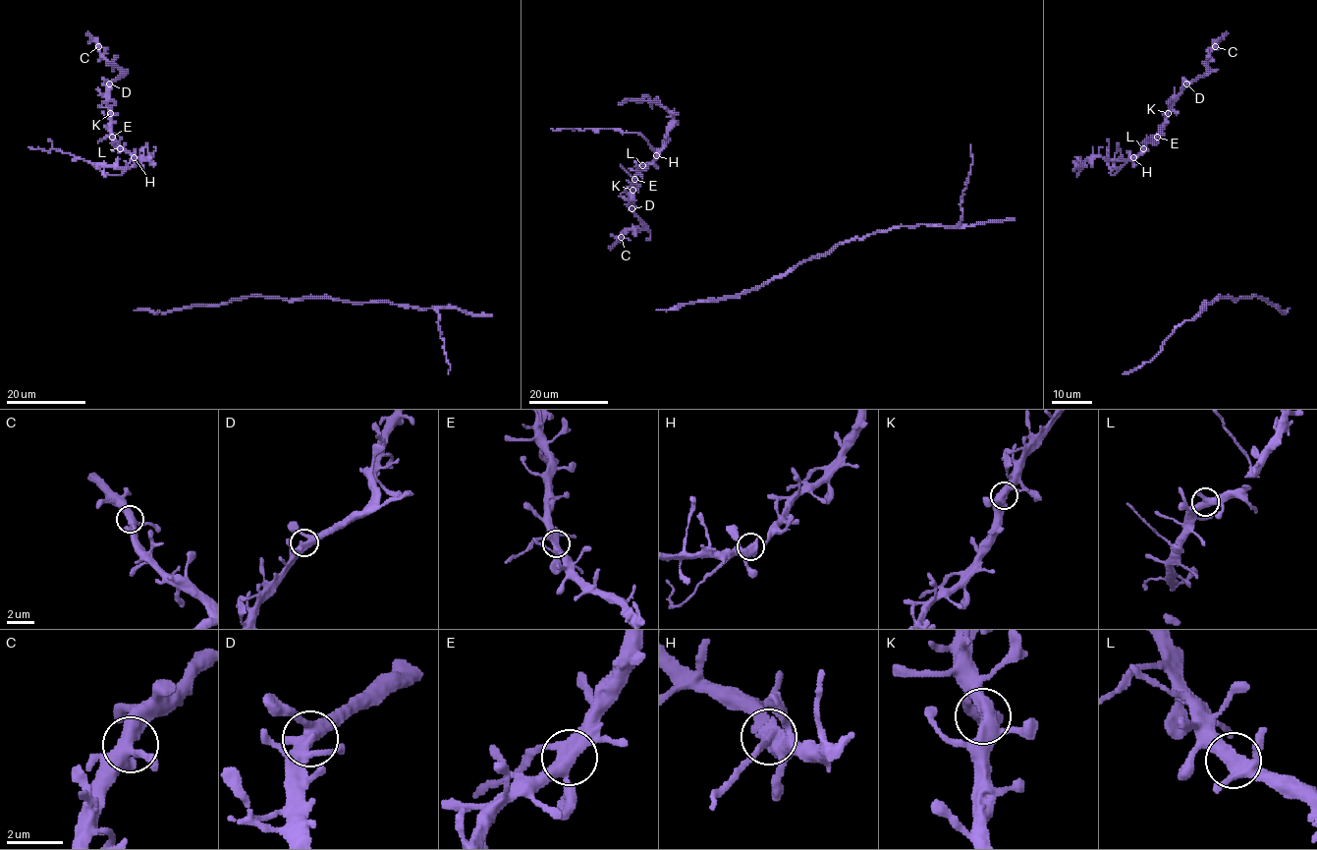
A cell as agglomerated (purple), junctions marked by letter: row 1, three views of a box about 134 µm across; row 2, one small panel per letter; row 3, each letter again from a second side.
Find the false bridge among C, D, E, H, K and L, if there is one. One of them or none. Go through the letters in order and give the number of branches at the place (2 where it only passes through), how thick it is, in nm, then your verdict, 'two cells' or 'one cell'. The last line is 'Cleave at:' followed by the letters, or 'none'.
C: 4 branches meet; 420 nm thick; one cell
D: 4 branches meet; 440 nm thick; one cell
E: 4 branches meet; 440 nm thick; one cell
H: 4 branches meet; 440 nm thick; two cells
K: 4 branches meet; 440 nm thick; one cell
L: 4 branches meet; 400 nm thick; one cell
Cleave at: H

